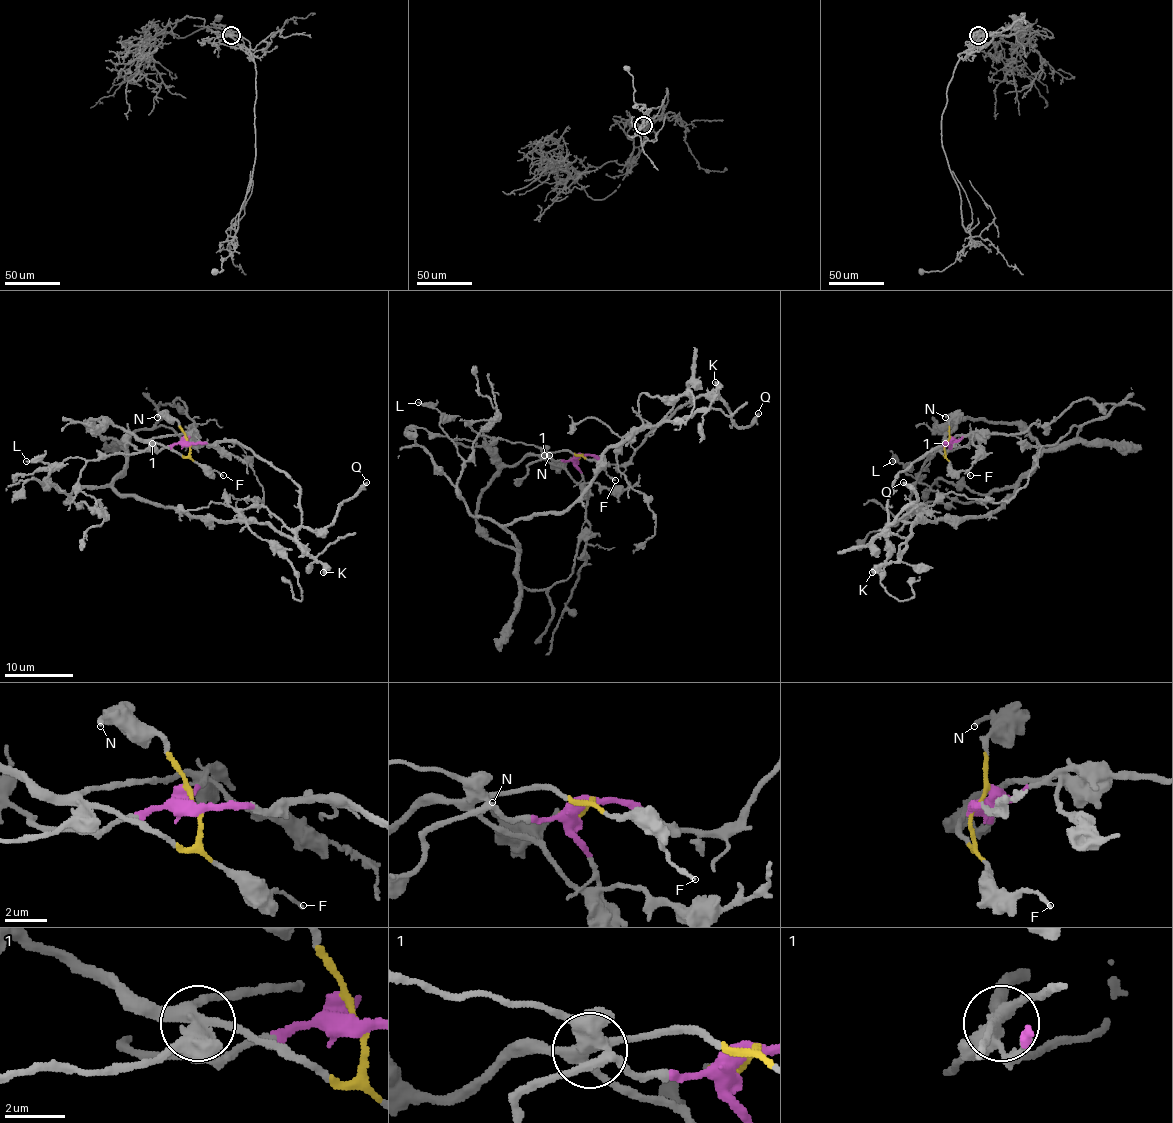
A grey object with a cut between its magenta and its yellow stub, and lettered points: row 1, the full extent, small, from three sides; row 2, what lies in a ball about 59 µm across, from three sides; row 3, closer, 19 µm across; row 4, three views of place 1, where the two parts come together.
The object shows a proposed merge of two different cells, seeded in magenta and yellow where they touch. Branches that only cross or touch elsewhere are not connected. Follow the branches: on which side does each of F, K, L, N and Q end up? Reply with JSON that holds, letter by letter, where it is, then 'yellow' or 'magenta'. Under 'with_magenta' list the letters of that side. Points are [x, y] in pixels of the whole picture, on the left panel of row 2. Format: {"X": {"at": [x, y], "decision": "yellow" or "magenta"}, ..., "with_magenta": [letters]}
{"F": {"at": [223, 475], "decision": "yellow"}, "K": {"at": [323, 572], "decision": "yellow"}, "L": {"at": [26, 461], "decision": "yellow"}, "N": {"at": [157, 417], "decision": "yellow"}, "Q": {"at": [366, 482], "decision": "magenta"}, "with_magenta": ["Q"]}

